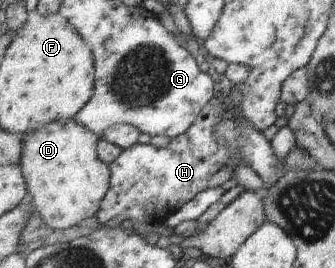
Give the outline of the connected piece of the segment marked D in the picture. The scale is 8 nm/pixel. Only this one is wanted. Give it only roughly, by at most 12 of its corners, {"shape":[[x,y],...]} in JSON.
{"shape":[[75,118],[25,136],[29,200],[54,230],[100,211],[112,171]]}

